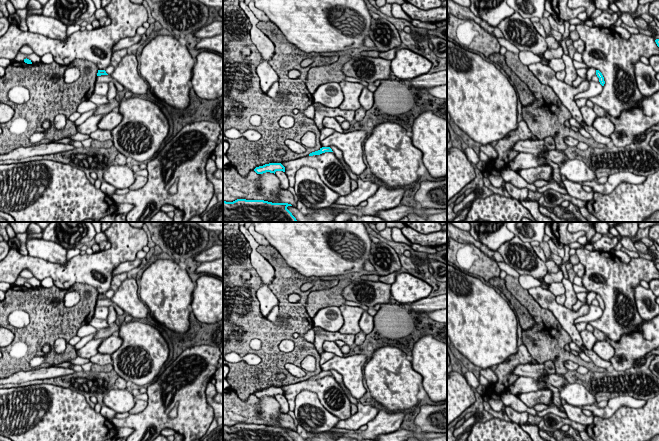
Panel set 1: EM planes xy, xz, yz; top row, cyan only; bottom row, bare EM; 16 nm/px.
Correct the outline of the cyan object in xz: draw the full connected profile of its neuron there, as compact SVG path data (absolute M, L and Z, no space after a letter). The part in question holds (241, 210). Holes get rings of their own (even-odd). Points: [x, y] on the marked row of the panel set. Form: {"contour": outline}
{"contour": "M237 199L223 201L223 222L298 222L287 209L288 203L272 203L264 200Z"}

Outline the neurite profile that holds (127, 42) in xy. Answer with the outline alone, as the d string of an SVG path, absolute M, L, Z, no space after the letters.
M136 34L133 37L126 37L119 40L113 47L113 51L130 48L132 45L137 44L142 38L142 35Z

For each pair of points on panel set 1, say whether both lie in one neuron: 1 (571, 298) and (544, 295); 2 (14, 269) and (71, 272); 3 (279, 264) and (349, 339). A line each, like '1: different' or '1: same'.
1: different
2: same
3: different

